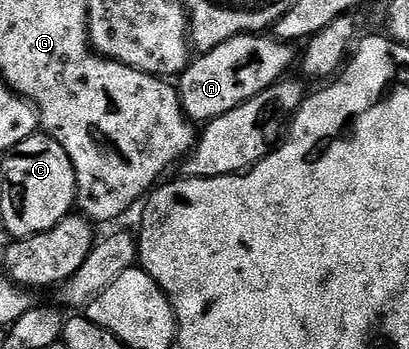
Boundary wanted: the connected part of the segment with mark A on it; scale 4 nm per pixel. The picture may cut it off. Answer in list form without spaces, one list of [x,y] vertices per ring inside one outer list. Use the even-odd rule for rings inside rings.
[[[247,34],[228,38],[228,42],[220,42],[216,50],[208,50],[191,59],[176,84],[186,116],[192,122],[209,122],[256,98],[256,94],[283,79],[293,64],[295,67],[296,52],[294,56],[290,48],[293,47],[287,41],[270,34]]]

